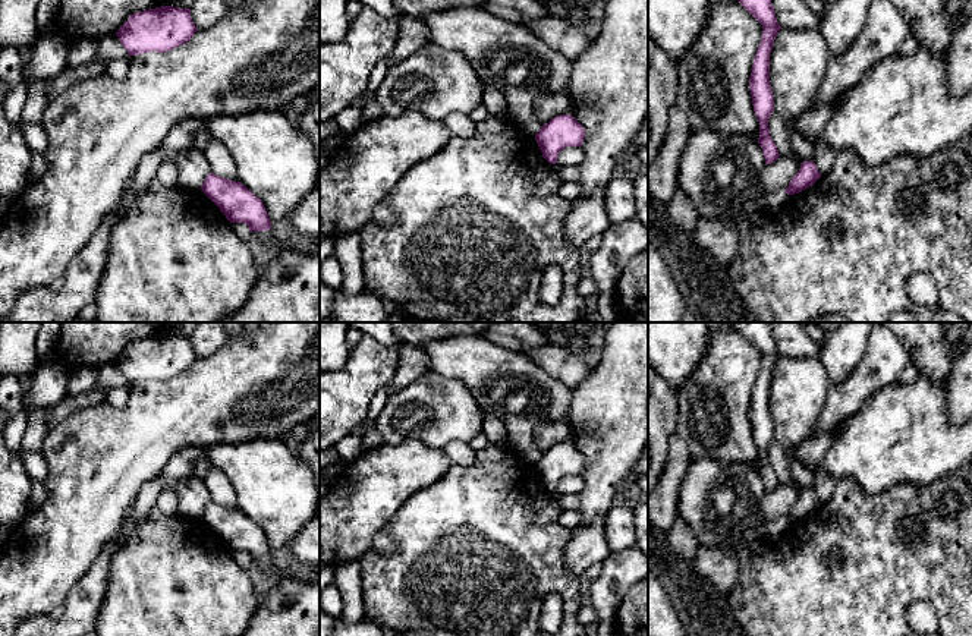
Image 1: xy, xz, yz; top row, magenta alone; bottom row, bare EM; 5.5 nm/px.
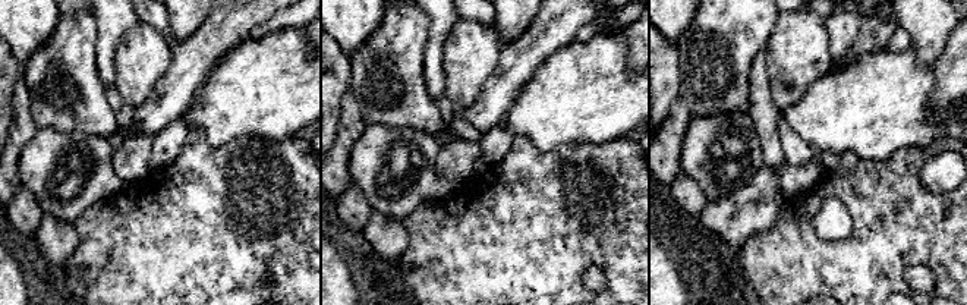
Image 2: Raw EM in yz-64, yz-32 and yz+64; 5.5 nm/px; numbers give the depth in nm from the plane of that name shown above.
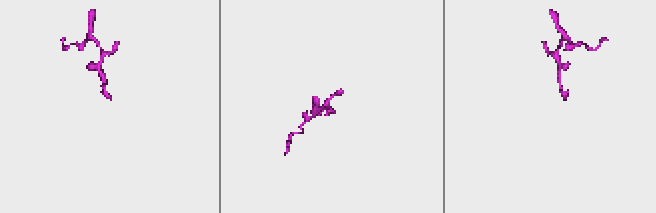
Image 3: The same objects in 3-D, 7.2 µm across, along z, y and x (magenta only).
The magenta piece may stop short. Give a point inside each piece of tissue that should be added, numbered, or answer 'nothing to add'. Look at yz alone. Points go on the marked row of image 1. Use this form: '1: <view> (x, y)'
nothing to add

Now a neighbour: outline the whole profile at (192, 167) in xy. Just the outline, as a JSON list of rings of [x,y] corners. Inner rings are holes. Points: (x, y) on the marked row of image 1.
[[[191,147],[176,155],[177,186],[185,189],[201,189],[205,177],[211,173],[211,167],[196,147]]]

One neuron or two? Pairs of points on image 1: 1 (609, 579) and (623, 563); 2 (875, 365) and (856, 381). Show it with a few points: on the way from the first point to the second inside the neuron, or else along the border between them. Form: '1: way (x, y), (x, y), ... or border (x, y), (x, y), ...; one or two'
1: way (613, 575), (620, 567); one
2: way (871, 368), (861, 378); one

